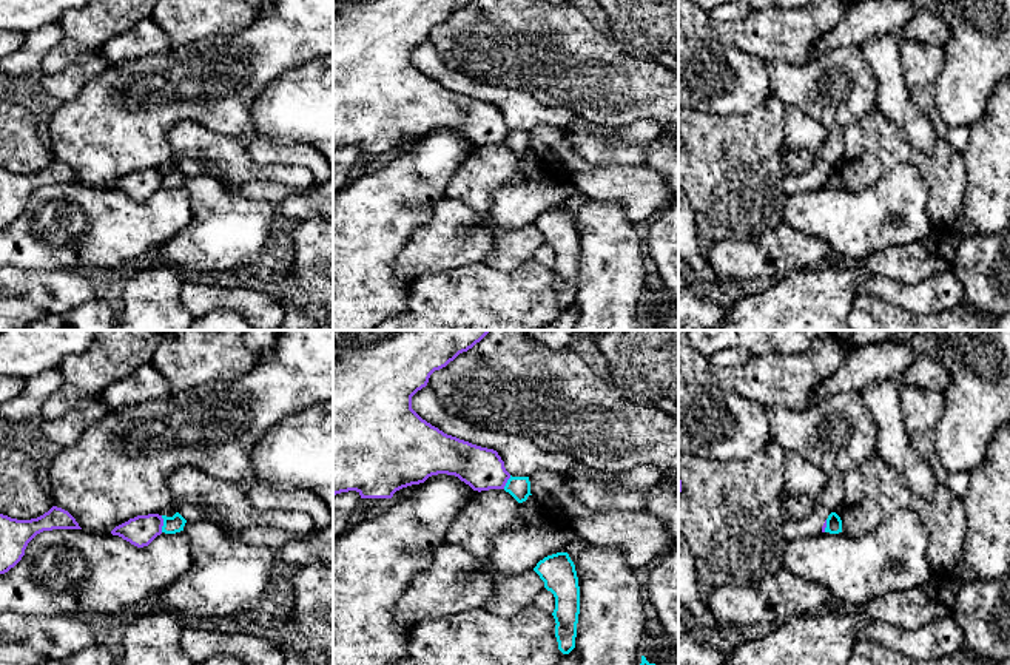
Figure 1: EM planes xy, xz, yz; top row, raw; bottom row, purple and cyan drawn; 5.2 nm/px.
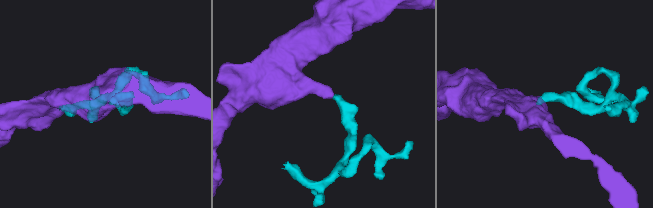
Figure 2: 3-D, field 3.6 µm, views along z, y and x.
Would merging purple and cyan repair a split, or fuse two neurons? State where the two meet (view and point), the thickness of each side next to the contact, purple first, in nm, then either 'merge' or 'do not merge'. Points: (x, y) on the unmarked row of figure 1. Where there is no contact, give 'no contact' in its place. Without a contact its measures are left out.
contact xy (162, 178); calibres 160 and 90 nm; do not merge

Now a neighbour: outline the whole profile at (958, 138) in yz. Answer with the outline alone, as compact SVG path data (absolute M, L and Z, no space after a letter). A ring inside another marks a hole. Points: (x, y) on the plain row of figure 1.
M954 127L947 133L947 142L958 151L964 151L968 145L970 128L968 127Z

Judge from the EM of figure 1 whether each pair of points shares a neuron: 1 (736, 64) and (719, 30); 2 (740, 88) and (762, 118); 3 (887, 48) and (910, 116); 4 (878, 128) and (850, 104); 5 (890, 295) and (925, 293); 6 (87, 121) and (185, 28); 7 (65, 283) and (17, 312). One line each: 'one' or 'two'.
1: two
2: two
3: one
4: two
5: one
6: two
7: two

